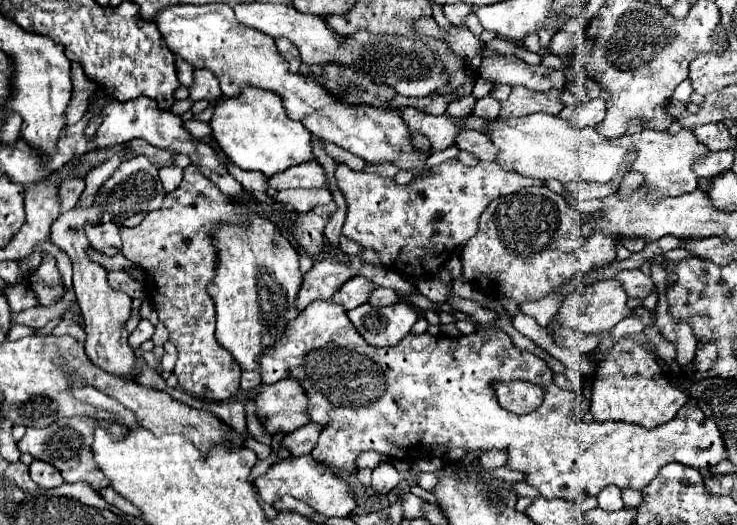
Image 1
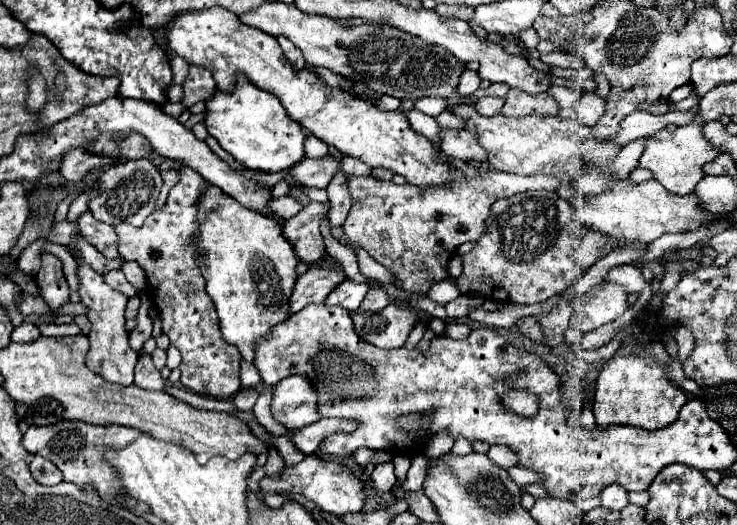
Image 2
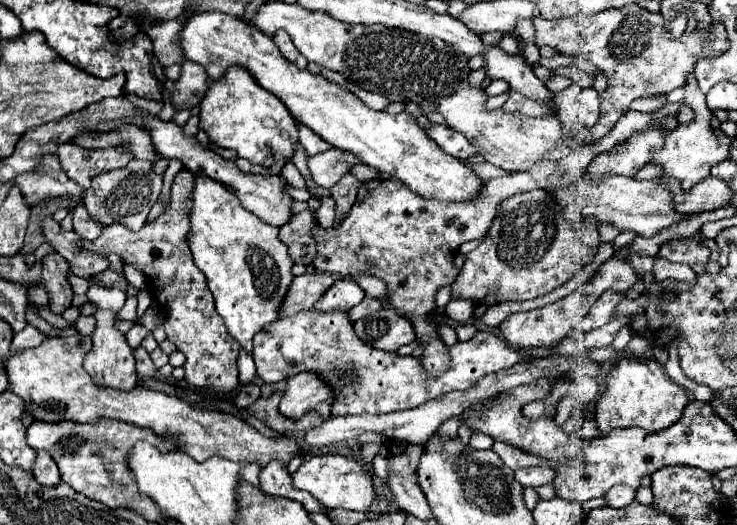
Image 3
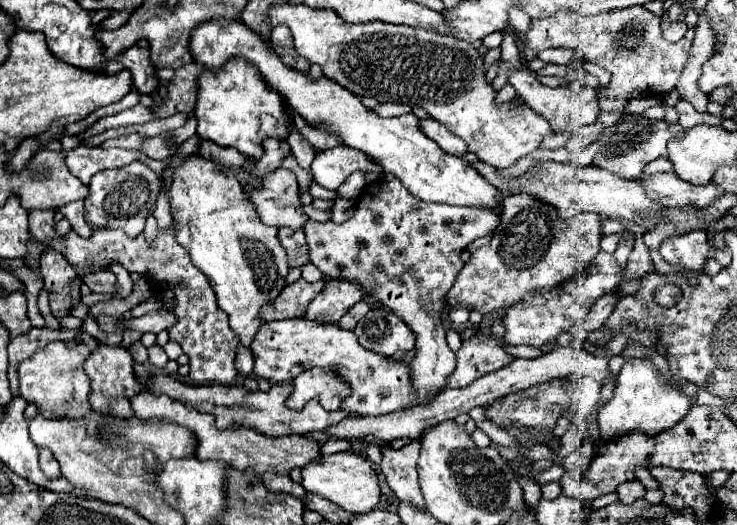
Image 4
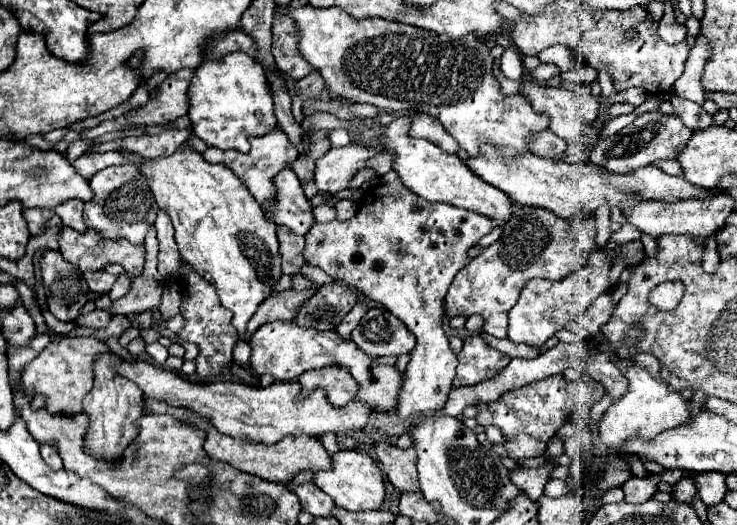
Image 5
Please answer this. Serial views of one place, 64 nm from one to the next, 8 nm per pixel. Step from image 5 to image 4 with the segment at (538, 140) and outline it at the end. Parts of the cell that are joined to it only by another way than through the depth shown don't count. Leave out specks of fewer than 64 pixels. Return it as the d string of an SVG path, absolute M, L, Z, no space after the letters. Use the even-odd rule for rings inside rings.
M548 134L544 136L540 148L548 148L548 150L556 150L556 148L562 148L562 142L566 142L568 136L566 134Z

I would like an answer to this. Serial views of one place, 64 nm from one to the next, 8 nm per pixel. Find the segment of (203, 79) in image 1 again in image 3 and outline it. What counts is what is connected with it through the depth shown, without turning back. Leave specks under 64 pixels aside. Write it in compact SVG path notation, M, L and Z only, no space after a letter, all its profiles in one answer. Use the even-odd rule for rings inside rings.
M186 60L180 68L180 78L174 82L172 106L176 110L192 110L194 106L200 104L206 88L208 88L206 70L200 64Z

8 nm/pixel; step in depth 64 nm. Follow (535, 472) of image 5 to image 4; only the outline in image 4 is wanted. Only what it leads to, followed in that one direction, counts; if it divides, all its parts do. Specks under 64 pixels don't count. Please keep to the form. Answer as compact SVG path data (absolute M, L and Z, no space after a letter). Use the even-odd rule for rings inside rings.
M518 476L518 484L524 488L524 500L530 508L536 508L538 500L542 498L542 492L540 492L540 484L532 478L526 478L526 476Z

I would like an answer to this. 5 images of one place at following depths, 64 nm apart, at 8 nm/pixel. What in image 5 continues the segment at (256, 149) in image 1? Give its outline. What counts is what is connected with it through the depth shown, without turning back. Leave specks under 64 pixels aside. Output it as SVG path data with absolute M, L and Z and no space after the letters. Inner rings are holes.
M232 52L220 60L204 60L192 76L188 104L192 134L220 150L234 148L238 152L248 152L250 136L266 134L276 126L274 102L264 68L244 52Z

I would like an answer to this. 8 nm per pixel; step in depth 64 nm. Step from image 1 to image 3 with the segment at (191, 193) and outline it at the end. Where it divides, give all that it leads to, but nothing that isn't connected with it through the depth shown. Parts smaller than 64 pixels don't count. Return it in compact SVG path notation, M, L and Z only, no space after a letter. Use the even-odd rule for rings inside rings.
M188 170L178 172L172 186L170 208L154 224L146 224L140 232L132 232L120 224L104 226L102 234L96 240L80 240L80 248L100 256L118 254L124 264L132 264L136 270L140 270L148 278L152 296L164 308L166 314L164 330L168 334L168 340L174 342L178 350L186 356L184 380L198 390L232 394L238 390L240 384L238 368L236 368L240 344L234 342L232 336L228 334L222 316L214 308L214 298L208 288L207 280L194 266L188 244L184 244L184 234L188 232L192 182L194 180Z

